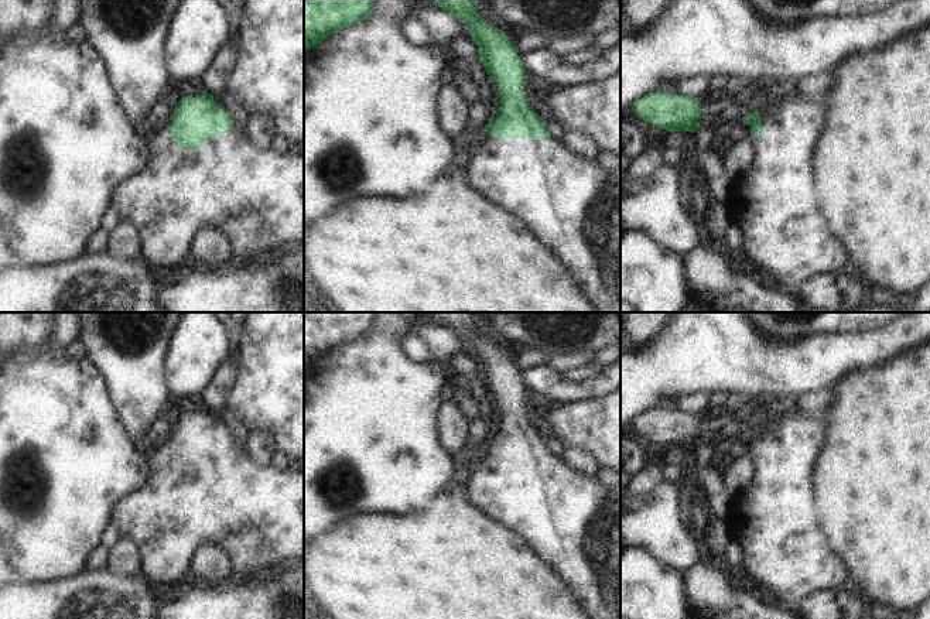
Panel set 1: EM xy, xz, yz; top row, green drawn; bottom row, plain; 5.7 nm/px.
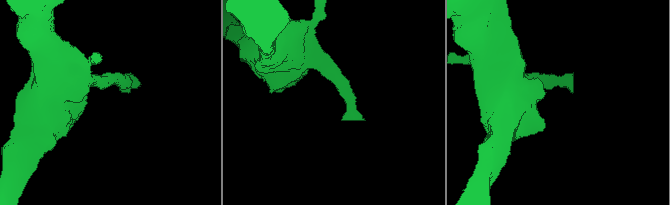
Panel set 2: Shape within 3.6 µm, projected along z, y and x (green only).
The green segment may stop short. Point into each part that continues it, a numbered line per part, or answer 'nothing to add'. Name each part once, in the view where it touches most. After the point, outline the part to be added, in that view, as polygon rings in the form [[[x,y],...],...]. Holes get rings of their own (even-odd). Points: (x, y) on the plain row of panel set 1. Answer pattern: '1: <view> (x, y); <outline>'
1: xy (260, 525); [[[170,435],[147,454],[158,464],[148,479],[119,500],[112,512],[112,523],[120,536],[137,544],[141,574],[151,588],[179,579],[201,543],[219,546],[230,555],[233,578],[257,578],[304,560],[304,468],[277,471],[256,465],[237,442],[230,442],[222,454],[208,454],[204,464],[181,465],[168,447],[171,441]]]

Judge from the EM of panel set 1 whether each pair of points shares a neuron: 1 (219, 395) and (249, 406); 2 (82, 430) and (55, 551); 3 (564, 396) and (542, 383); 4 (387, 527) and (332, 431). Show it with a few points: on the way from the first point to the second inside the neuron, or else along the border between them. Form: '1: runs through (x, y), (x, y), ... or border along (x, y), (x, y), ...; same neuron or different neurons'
1: border along (238, 366), (235, 383), (218, 411); different neurons
2: runs through (55, 460), (55, 522); same neuron
3: runs through (558, 390), (551, 383), (547, 383); same neuron
4: border along (411, 510), (403, 513), (356, 513), (346, 519); different neurons

